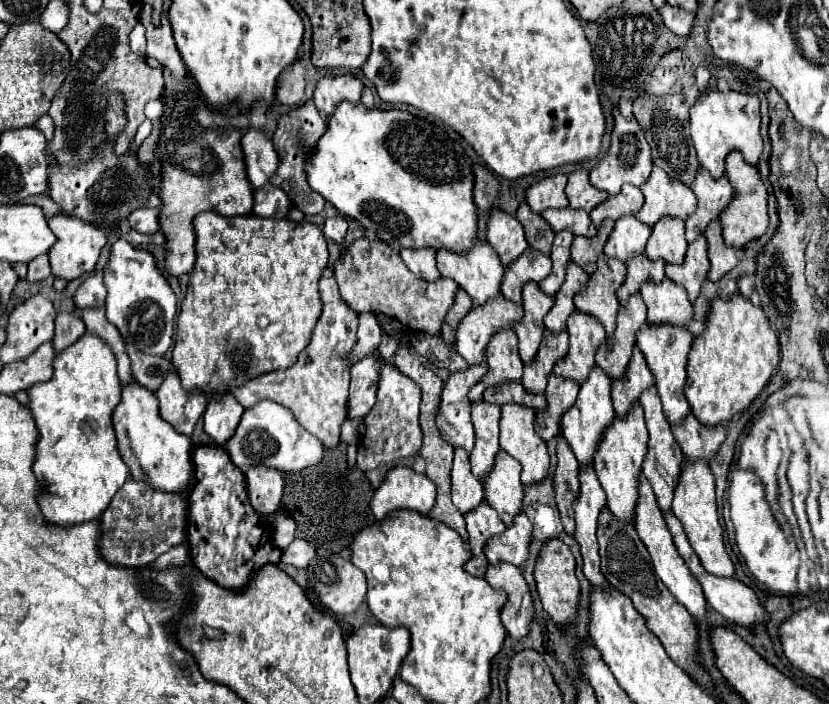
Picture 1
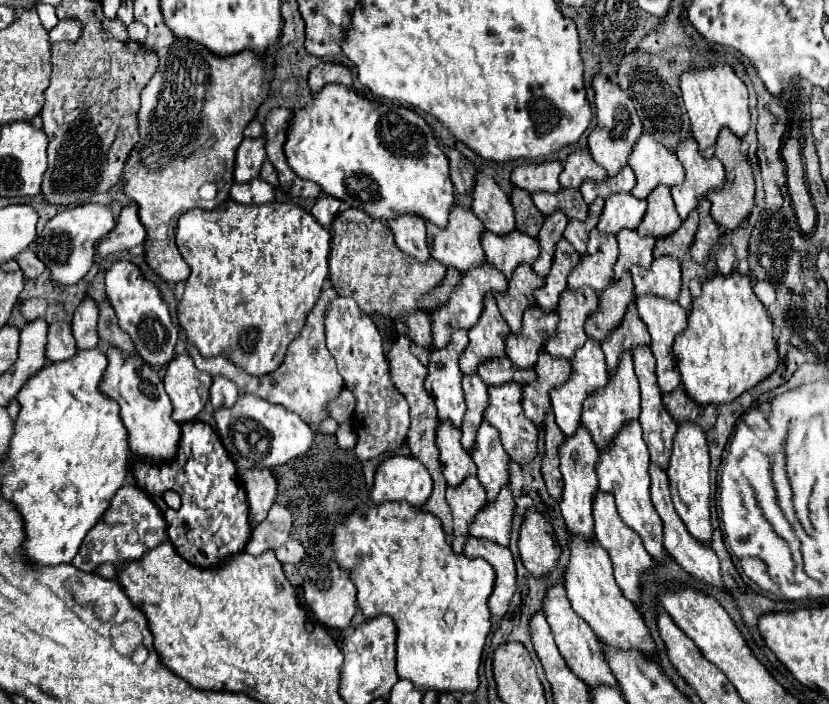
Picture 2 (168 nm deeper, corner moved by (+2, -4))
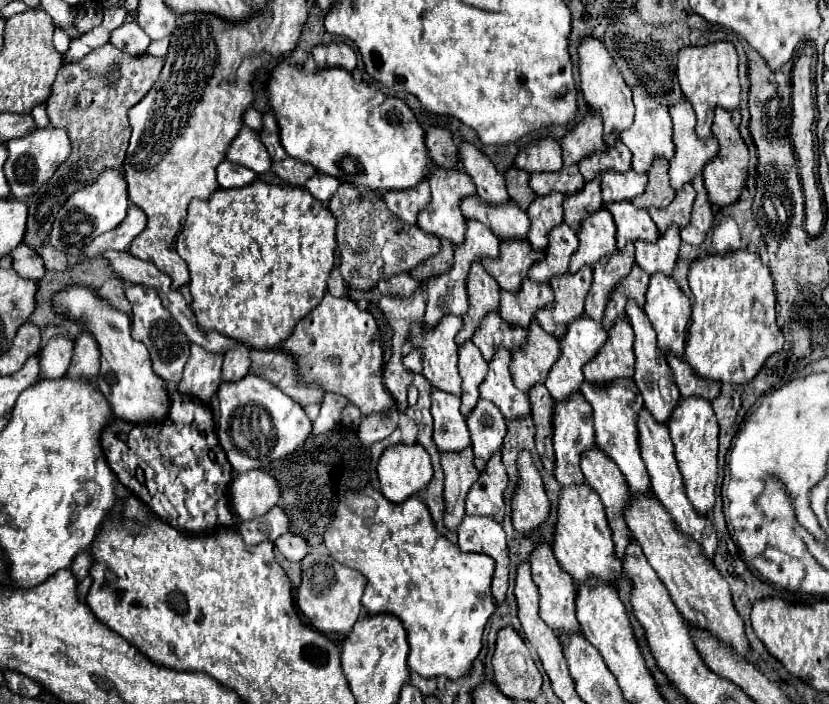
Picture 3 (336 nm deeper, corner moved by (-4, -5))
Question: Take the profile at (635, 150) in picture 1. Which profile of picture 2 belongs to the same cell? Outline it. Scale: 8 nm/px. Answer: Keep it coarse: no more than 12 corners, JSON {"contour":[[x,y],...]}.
{"contour":[[596,74],[594,162],[608,176],[628,164],[642,122],[616,82]]}

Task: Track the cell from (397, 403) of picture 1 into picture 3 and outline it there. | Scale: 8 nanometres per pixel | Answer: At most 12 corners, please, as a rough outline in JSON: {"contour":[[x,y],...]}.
{"contour":[[330,293],[280,347],[302,381],[388,411],[380,331]]}

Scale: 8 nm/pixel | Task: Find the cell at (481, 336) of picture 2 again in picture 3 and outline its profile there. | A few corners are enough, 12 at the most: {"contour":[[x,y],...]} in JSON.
{"contour":[[480,261],[468,273],[468,313],[456,343],[472,339],[482,317],[498,311],[500,285]]}

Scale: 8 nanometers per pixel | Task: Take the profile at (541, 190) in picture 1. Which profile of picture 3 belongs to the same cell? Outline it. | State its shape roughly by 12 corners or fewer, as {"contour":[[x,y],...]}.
{"contour":[[550,135],[520,149],[514,165],[528,173],[562,169],[562,149]]}

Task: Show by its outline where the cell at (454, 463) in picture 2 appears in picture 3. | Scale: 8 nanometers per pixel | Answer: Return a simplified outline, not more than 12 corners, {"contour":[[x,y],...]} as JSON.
{"contour":[[432,387],[434,443],[440,451],[472,445],[460,399]]}

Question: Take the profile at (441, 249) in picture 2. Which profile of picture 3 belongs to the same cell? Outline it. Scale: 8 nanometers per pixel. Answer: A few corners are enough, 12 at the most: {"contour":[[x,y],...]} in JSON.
{"contour":[[436,165],[420,229],[464,241],[460,199],[476,193],[462,167]]}

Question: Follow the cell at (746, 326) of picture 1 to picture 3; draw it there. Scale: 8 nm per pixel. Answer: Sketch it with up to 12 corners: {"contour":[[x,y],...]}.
{"contour":[[748,249],[696,259],[684,357],[748,383],[784,337]]}

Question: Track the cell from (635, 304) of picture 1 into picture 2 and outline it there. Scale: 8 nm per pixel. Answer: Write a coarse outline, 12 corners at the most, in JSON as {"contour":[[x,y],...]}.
{"contour":[[630,274],[600,294],[586,334],[604,342],[634,300]]}

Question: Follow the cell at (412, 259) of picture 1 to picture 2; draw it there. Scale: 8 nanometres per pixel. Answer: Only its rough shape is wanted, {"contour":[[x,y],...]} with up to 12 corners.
{"contour":[[416,216],[390,222],[394,242],[418,262],[430,260],[426,226]]}

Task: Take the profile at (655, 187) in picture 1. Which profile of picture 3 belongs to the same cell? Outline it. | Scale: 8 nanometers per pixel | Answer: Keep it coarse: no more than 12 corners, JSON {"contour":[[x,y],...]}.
{"contour":[[632,87],[636,119],[620,133],[632,167],[648,173],[656,157],[672,159],[668,107]]}

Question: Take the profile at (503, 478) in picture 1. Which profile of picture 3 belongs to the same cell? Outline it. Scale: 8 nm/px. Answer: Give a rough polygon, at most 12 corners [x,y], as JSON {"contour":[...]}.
{"contour":[[480,399],[466,423],[476,469],[502,449],[506,421],[496,405]]}

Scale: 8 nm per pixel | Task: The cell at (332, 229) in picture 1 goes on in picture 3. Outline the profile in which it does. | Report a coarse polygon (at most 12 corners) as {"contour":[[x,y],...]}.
{"contour":[[324,173],[306,181],[306,189],[320,201],[328,201],[340,181]]}

